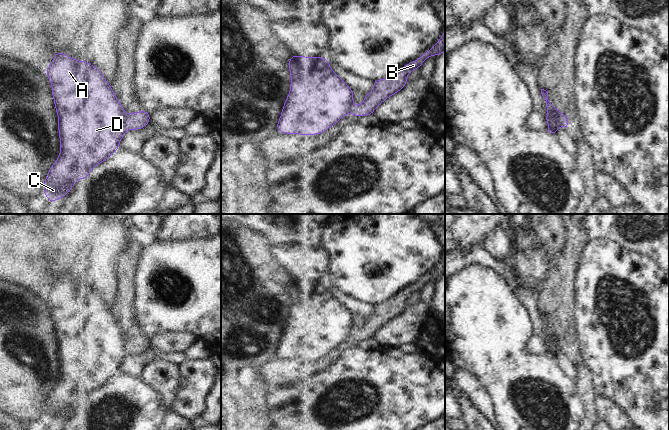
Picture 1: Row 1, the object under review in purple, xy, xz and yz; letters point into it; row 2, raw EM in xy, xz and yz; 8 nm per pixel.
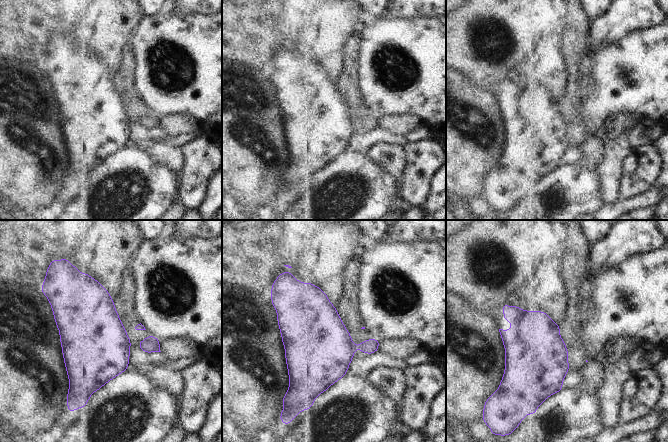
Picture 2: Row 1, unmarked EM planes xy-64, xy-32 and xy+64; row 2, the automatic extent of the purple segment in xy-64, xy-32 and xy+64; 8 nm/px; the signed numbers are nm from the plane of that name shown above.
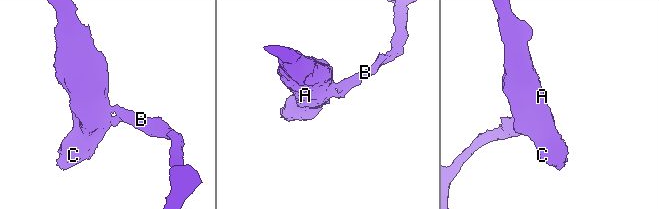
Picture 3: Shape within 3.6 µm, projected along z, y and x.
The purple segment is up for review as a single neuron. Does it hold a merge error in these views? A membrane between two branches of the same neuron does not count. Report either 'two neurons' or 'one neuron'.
two neurons

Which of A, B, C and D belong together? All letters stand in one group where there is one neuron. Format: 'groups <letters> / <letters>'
groups A C D / B

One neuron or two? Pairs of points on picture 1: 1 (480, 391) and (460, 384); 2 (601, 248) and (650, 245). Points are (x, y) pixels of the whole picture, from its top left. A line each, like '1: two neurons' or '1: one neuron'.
1: one neuron
2: two neurons

